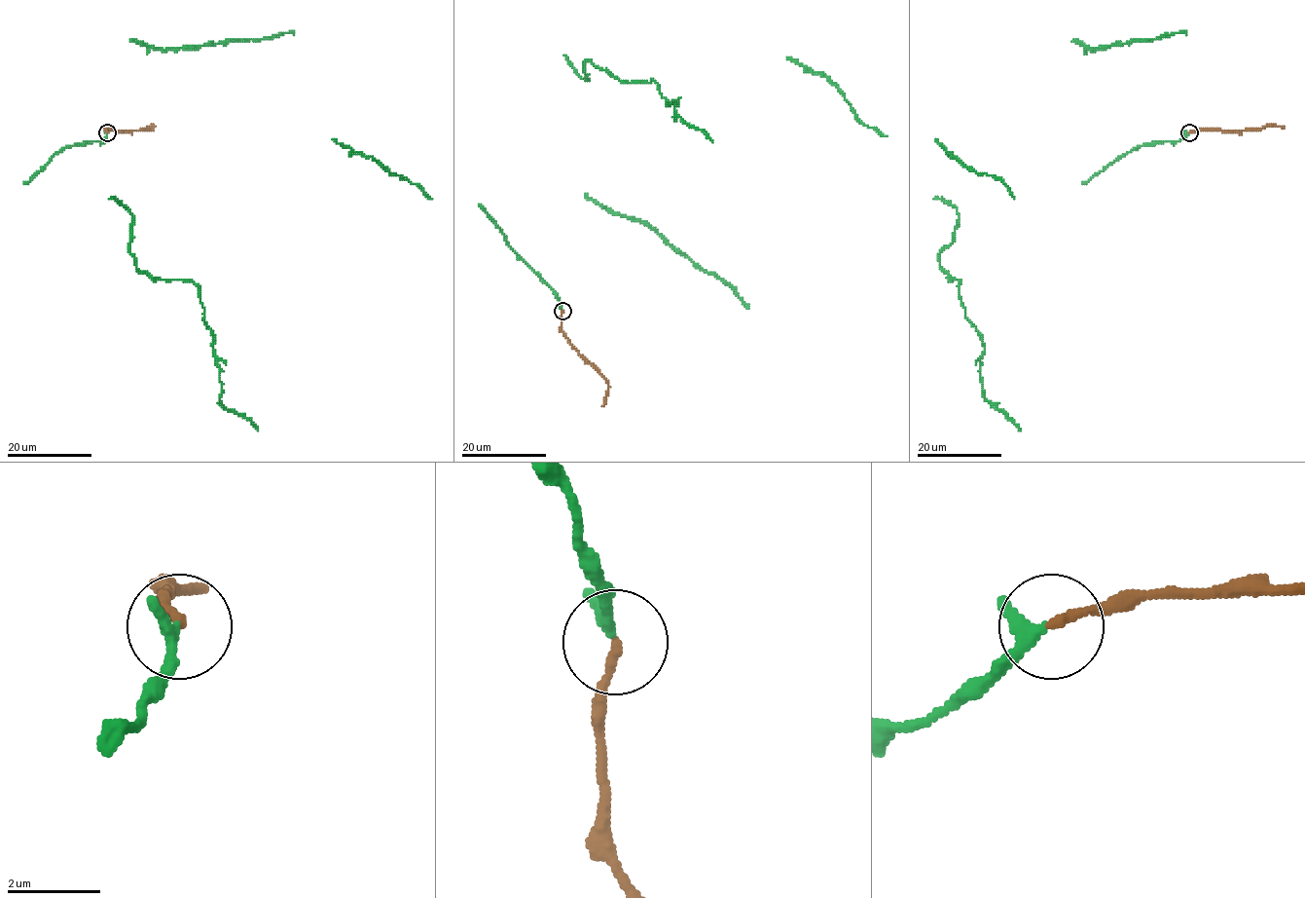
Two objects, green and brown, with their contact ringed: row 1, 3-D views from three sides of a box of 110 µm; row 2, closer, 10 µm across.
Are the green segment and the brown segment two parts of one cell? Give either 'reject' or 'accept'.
accept

